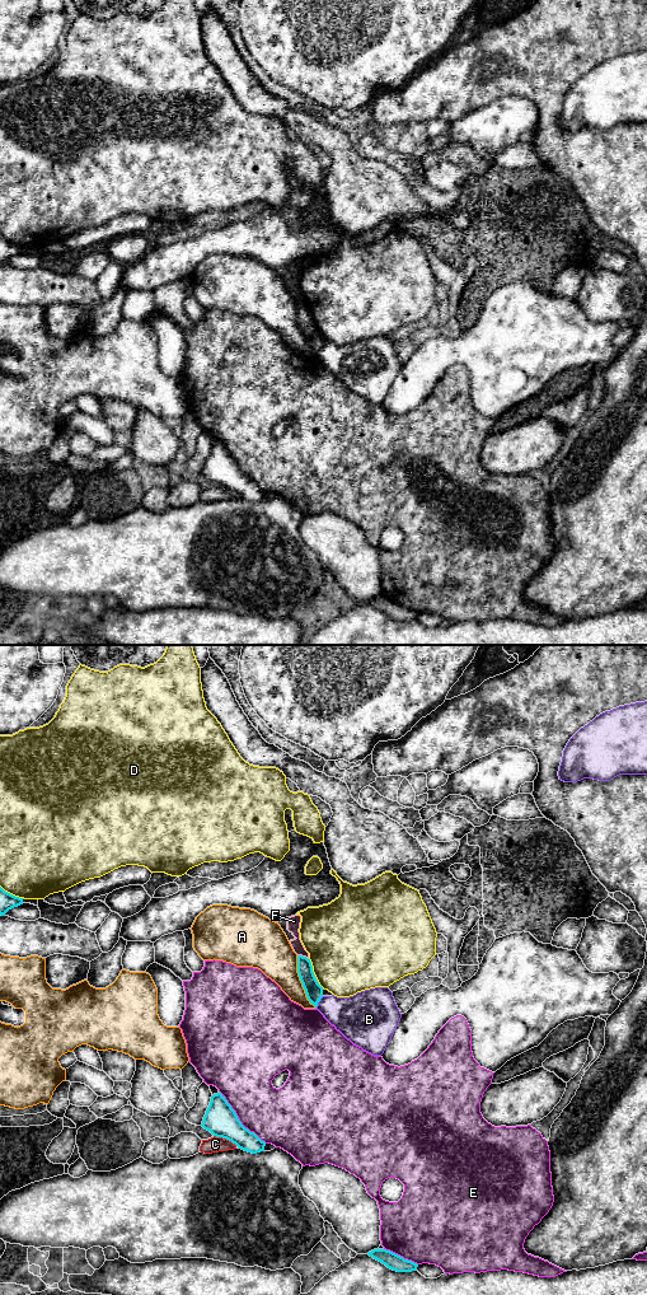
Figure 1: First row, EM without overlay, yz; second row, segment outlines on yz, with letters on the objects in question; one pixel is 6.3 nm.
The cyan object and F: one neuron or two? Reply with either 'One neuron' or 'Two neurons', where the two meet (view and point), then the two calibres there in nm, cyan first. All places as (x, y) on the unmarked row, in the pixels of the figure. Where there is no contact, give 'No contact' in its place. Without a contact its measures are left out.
Two neurons. Touches cyan at yz (301, 304). Thickness 110 nm (cyan) against 80 nm

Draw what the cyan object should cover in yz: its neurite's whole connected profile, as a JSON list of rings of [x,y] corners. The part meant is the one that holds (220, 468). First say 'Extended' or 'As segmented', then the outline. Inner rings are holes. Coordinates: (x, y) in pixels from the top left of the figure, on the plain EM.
As segmented. [[[221,441],[211,445],[201,474],[214,485],[226,487],[244,500],[252,502],[264,500],[266,491],[242,473]]]

